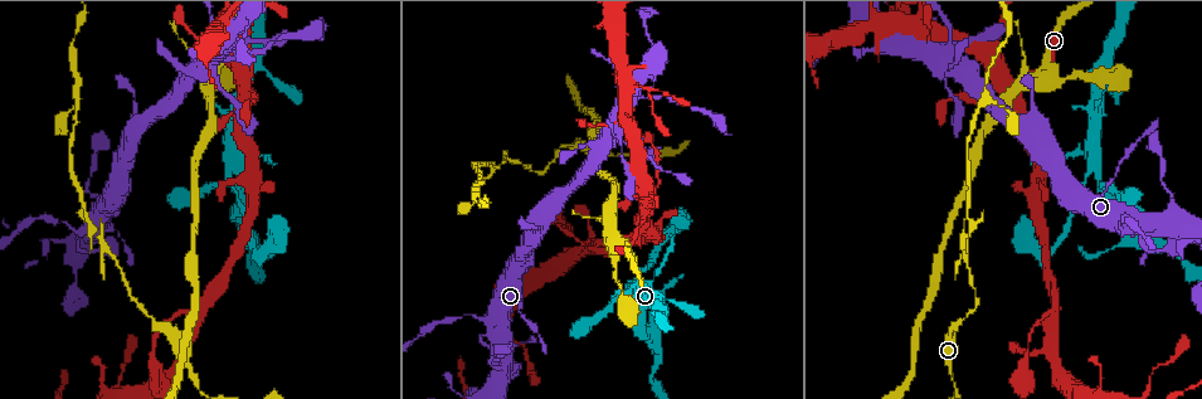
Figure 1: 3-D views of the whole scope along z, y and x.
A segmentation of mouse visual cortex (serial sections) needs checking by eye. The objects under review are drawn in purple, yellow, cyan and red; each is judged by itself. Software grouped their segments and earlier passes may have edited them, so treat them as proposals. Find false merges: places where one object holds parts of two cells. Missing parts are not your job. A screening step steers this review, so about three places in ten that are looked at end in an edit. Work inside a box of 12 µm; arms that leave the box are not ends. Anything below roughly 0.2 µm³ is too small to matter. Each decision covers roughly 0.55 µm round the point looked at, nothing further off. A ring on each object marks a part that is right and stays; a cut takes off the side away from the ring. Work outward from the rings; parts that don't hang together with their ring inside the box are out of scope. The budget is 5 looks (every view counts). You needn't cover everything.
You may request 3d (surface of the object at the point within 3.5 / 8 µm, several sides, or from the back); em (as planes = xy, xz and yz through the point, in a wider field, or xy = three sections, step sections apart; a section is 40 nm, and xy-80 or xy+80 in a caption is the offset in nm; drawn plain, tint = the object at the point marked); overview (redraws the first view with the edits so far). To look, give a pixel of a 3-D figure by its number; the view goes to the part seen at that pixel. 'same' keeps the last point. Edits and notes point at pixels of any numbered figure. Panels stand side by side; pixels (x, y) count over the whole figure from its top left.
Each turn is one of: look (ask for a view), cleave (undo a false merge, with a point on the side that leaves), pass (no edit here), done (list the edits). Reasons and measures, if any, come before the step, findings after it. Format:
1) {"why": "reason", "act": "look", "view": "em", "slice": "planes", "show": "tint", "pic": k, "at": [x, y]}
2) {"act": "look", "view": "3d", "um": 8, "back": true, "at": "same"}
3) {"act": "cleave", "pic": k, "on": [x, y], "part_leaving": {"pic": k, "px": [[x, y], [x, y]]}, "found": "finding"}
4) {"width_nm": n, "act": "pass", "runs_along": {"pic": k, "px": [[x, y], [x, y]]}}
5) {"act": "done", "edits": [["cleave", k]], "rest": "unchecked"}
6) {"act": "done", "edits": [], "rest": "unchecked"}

{"why": "narrows sharply", "act": "look", "view": "3d", "um": 3.5, "pic": 1, "at": [969, 230]}

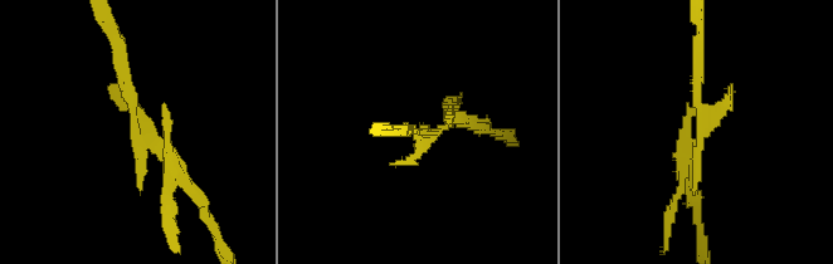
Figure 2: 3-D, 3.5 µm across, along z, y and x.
{"why": "need the tissue", "act": "look", "view": "em", "slice": "xy", "step": 3, "show": "tint", "pic": 2, "at": [151, 133]}

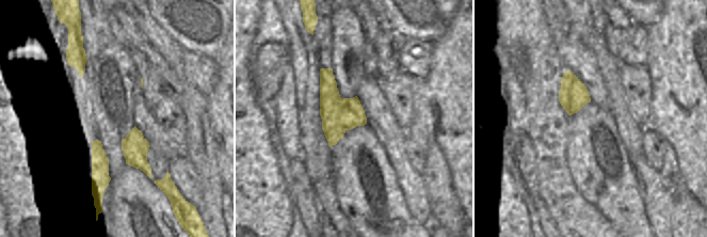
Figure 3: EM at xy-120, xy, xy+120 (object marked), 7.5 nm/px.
{"act": "cleave", "pic": 2, "on": [125, 66], "part_leaving": {"pic": 2, "px": [[137, 117], [110, 24]]}, "found": "two cells meet here"}

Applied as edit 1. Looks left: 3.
{"why": "calibre changes", "act": "look", "view": "3d", "um": 3.5, "pic": 1, "at": [243, 95]}

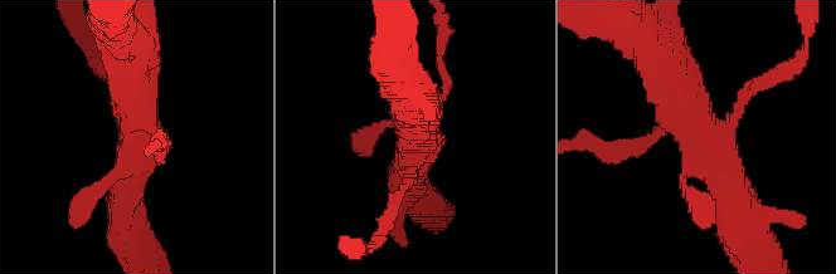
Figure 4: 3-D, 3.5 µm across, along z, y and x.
{"why": "need the tissue", "act": "look", "view": "em", "slice": "xy", "step": 3, "show": "tint", "pic": 4, "at": [129, 142]}

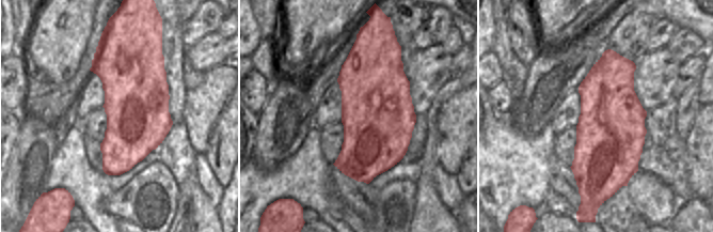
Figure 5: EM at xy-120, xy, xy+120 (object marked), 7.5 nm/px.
{"why": "cut it another way", "act": "look", "view": "em", "slice": "xy", "step": 1, "show": "tint", "at": "same"}

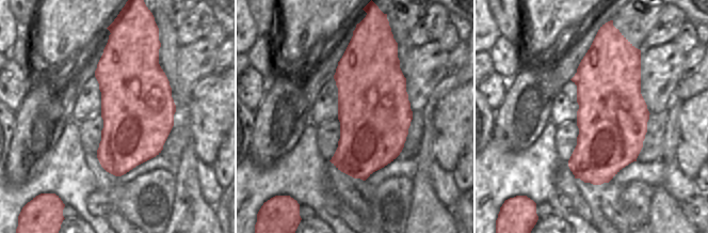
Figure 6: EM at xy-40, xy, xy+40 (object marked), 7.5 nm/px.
{"act": "pass", "runs_along": {"pic": 4, "px": [[769, 82], [753, 86], [718, 140], [740, 221]]}, "found": "continuous, no second cell"}

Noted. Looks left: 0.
{"act": "done", "edits": [["cleave", 2]], "rest": "unchecked"}

